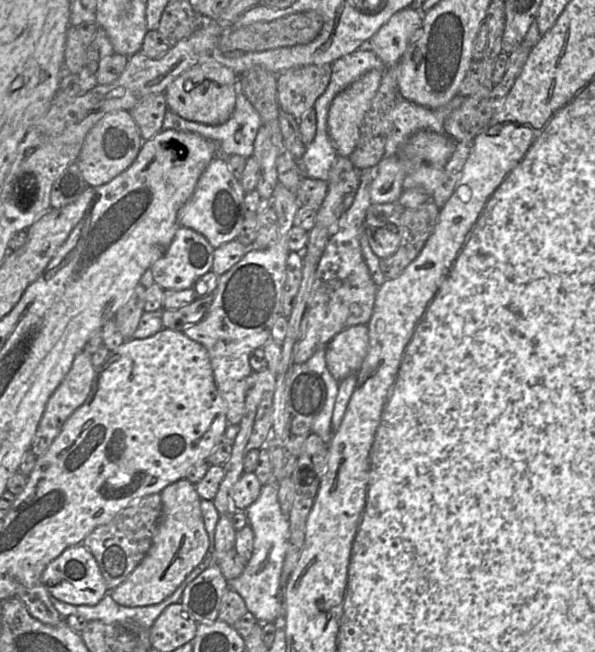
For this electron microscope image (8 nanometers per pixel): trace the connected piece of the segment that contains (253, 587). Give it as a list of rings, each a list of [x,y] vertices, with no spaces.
[[[277,484],[263,485],[257,500],[246,509],[248,525],[254,532],[251,559],[242,574],[229,580],[229,588],[244,600],[246,607],[260,623],[275,622],[283,616],[282,569],[290,537],[289,519],[280,506]]]

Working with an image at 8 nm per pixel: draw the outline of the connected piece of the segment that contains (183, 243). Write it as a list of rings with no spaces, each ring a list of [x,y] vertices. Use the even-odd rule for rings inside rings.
[[[178,226],[164,255],[150,267],[154,282],[163,290],[182,290],[193,287],[198,278],[212,270],[214,250],[215,248],[202,234],[190,228]]]

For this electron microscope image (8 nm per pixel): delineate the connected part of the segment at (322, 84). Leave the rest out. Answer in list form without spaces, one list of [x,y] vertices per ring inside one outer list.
[[[332,64],[303,65],[290,68],[277,78],[277,99],[280,110],[297,120],[310,109],[327,88]]]

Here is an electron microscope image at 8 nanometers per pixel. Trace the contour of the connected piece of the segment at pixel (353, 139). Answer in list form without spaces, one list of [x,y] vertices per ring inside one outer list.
[[[371,70],[333,99],[327,119],[328,134],[339,156],[348,157],[360,138],[364,116],[381,84],[384,71]]]

